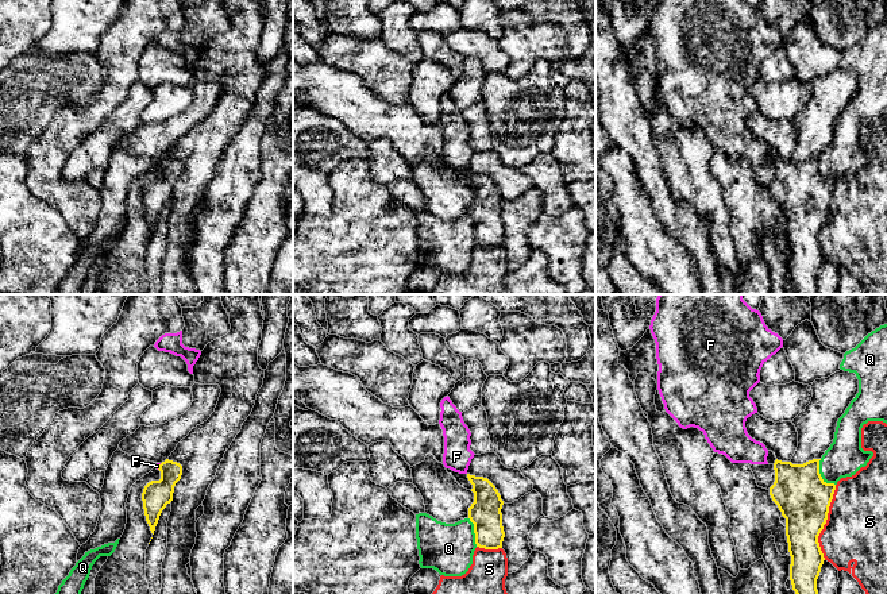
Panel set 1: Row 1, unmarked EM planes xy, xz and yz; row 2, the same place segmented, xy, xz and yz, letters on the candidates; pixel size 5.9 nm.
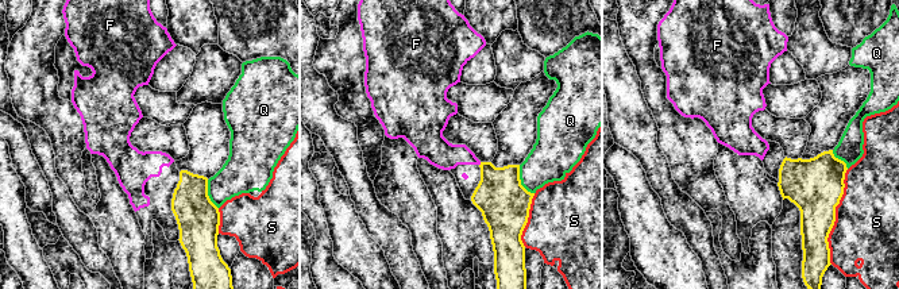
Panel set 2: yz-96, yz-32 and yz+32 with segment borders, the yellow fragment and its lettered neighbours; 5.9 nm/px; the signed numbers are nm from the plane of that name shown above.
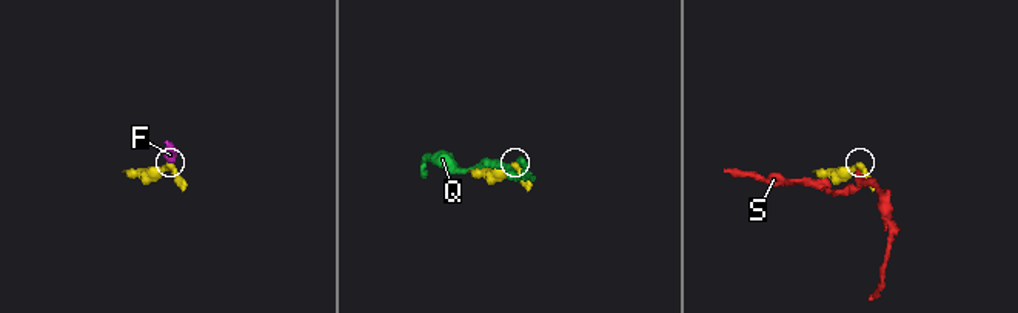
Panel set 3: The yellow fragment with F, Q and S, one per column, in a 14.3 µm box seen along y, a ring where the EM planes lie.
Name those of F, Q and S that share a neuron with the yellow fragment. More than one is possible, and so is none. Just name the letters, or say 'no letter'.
no letter

